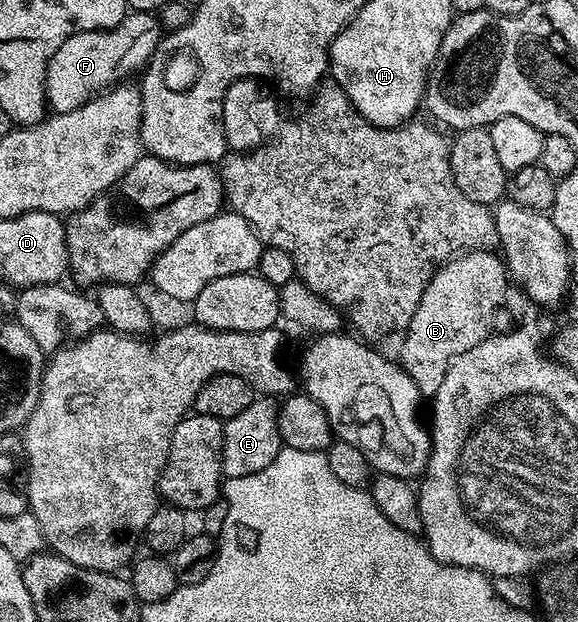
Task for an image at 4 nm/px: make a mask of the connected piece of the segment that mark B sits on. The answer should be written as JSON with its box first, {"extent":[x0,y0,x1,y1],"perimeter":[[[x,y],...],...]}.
{"extent":[400,250,506,398],"perimeter":[[[467,250],[447,260],[435,272],[401,337],[400,363],[408,378],[416,382],[422,397],[433,398],[440,390],[454,357],[472,350],[472,346],[480,346],[495,331],[494,311],[506,296],[506,284],[505,263],[494,250]]]}

